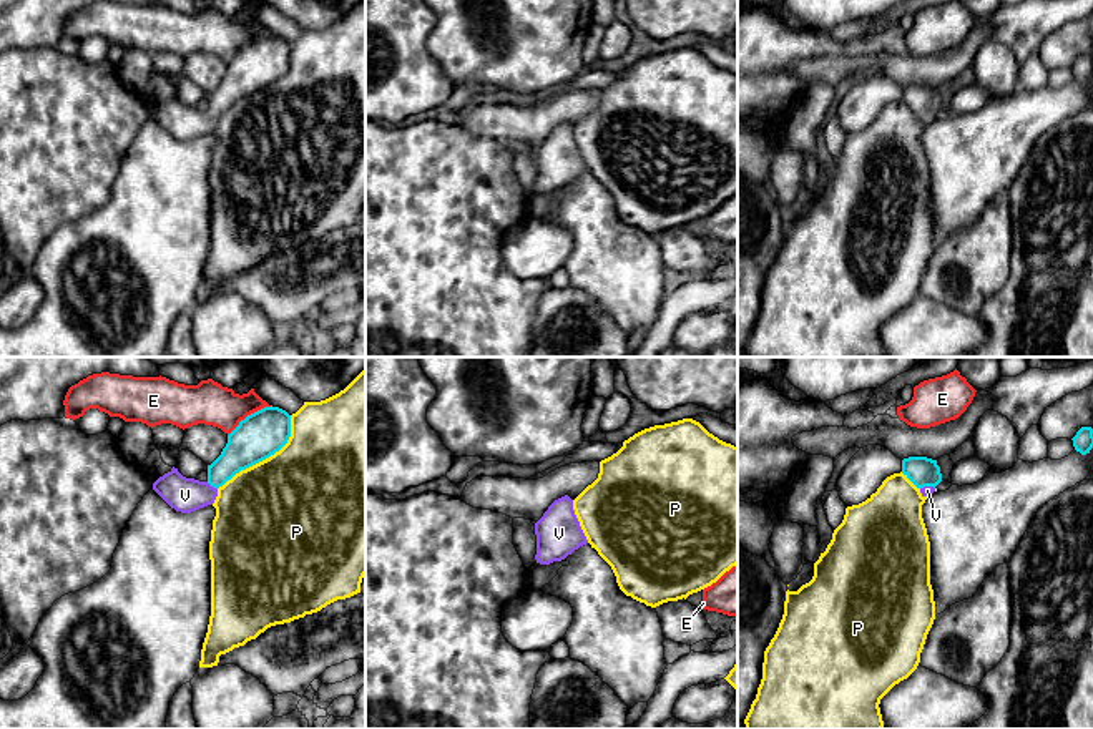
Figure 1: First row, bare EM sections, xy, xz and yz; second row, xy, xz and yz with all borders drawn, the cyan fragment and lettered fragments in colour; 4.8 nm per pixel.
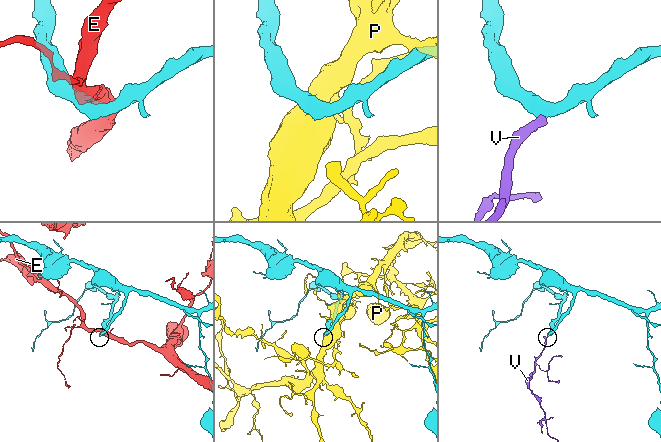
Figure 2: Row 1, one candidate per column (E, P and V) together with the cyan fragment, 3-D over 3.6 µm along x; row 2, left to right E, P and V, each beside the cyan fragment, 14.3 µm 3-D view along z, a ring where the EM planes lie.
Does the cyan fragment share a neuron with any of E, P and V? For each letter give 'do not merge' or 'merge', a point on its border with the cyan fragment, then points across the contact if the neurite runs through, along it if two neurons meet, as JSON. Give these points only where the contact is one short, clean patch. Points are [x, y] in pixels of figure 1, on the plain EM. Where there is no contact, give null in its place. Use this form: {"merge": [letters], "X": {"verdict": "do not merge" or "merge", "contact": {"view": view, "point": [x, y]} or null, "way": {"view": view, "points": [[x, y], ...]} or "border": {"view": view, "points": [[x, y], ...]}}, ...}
{"merge": ["V"], "E": {"verdict": "do not merge", "contact": {"view": "xy", "point": [248, 44]}}, "P": {"verdict": "do not merge", "contact": {"view": "xy", "point": [264, 87]}}, "V": {"verdict": "merge", "contact": {"view": "xy", "point": [211, 113]}, "way": {"view": "xy", "points": [[246, 75], [211, 113], [203, 122], [185, 123]]}}}

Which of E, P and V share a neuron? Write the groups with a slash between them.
E / P / V

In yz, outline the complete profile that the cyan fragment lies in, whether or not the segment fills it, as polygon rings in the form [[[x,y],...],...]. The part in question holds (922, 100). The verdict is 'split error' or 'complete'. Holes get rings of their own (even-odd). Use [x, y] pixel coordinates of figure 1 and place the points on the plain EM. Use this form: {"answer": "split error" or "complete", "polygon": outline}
{"answer": "split error", "polygon": [[[927,85],[904,86],[902,101],[920,118],[922,125],[930,125],[942,110],[937,88]]]}

